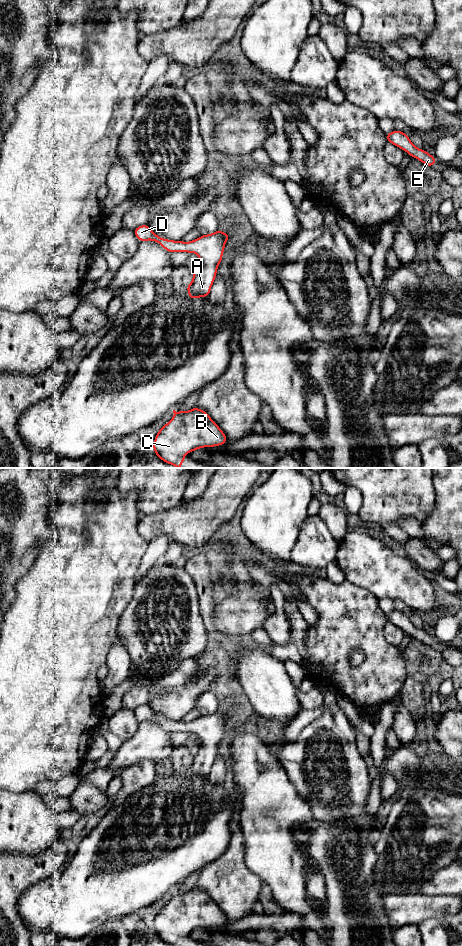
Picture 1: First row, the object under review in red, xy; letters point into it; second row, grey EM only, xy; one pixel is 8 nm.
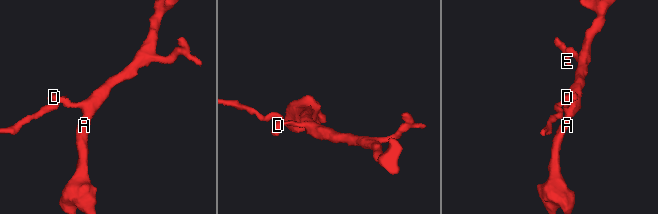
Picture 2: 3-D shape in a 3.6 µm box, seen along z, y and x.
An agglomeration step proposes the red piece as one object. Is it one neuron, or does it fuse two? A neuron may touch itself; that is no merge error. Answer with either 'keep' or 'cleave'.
keep

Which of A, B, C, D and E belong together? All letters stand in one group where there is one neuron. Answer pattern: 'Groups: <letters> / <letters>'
Groups: A B C D E

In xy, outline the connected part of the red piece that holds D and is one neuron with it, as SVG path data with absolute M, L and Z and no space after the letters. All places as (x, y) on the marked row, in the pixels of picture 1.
M140 225L133 230L138 241L152 240L159 243L168 252L195 253L199 257L200 266L193 272L193 279L187 285L189 298L208 297L216 278L217 269L222 261L225 243L229 235L217 230L212 234L205 234L189 242L163 239L154 233L149 225Z

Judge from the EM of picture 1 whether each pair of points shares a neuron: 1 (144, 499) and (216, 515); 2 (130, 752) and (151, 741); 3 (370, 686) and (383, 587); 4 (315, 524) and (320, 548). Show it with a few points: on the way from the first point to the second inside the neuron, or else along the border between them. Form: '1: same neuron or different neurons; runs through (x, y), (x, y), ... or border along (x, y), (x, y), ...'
1: different neurons; border along (181, 502), (153, 514)
2: same neuron; runs through (135, 749), (146, 744)
3: different neurons; border along (358, 586), (369, 590), (378, 600)
4: same neuron; runs through (315, 530), (315, 542)

